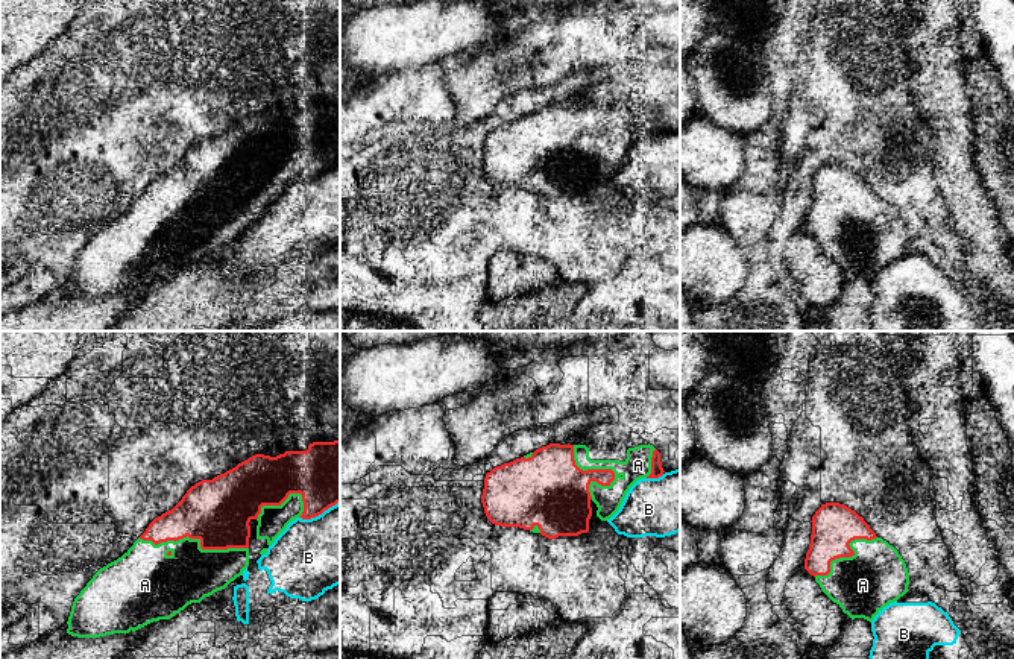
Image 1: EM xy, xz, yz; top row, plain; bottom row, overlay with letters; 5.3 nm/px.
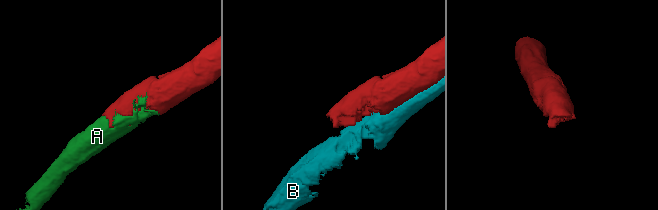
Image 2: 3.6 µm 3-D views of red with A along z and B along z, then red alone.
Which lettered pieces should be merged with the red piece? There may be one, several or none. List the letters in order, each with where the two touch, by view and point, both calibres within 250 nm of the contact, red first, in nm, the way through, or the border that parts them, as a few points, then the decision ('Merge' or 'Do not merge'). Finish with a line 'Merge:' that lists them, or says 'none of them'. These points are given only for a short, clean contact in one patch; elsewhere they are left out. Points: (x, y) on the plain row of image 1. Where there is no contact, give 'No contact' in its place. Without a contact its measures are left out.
A: Touches red at xy (196, 198). Thickness 340 nm (red) against 280 nm. Merge
B: Touches red at xz (655, 137). Thickness 70 nm (red) against 320 nm. Do not merge
Merge: A

